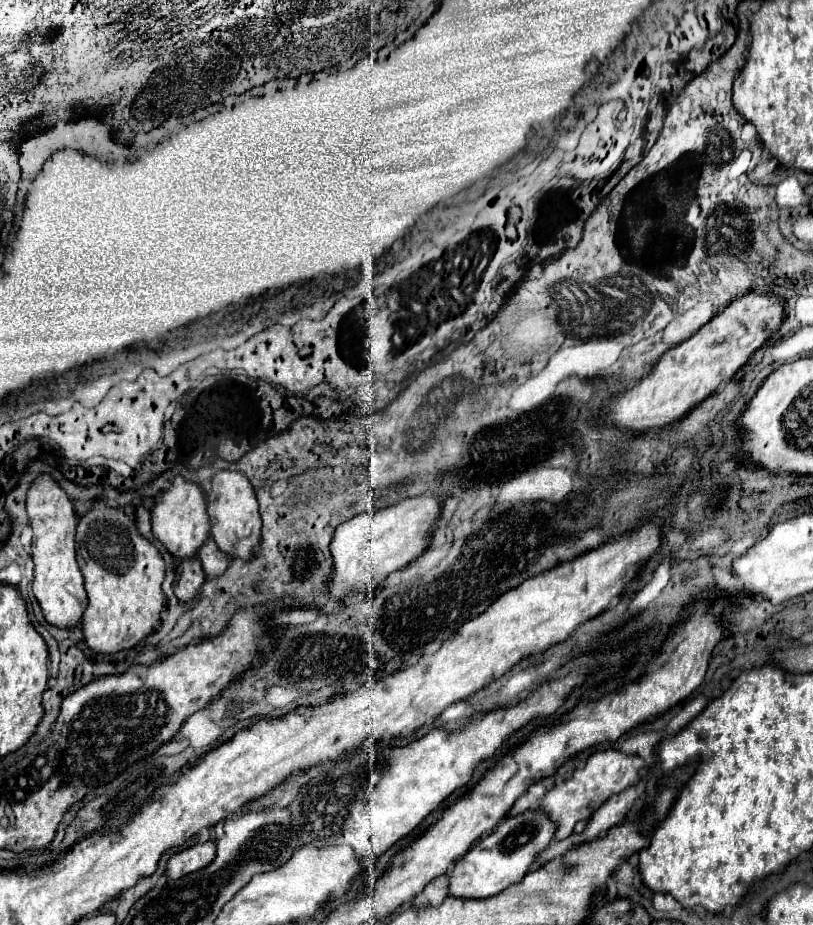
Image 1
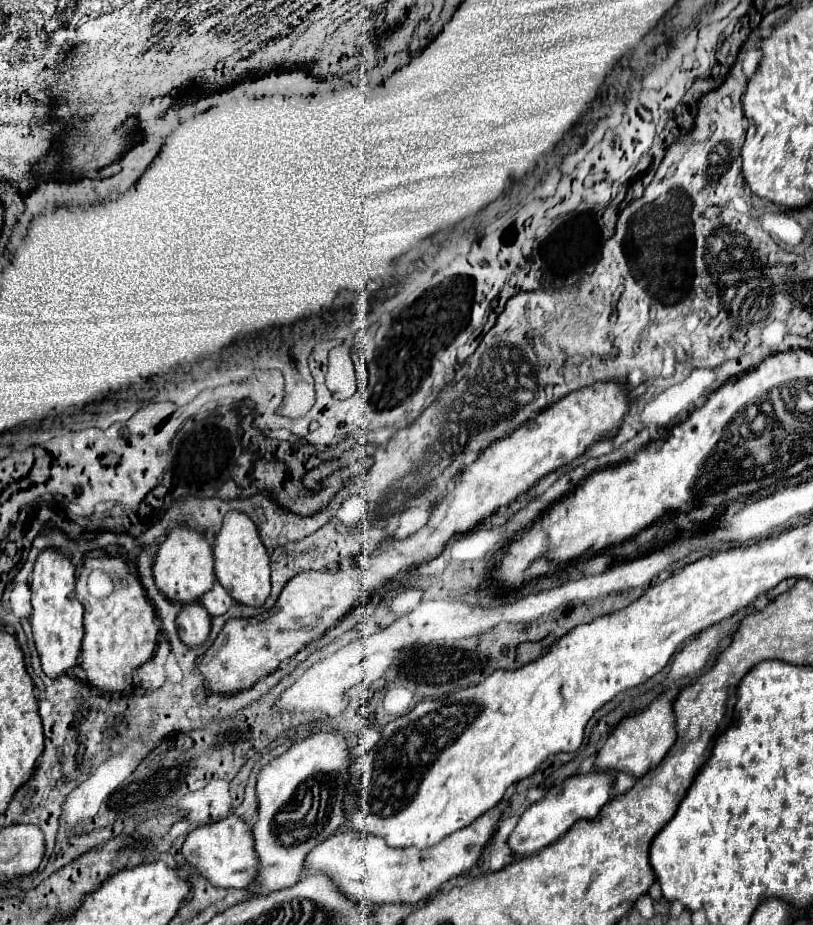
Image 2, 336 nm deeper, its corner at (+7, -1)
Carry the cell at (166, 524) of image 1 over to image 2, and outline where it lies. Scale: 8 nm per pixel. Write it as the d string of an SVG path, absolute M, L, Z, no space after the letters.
M189 526L173 528L167 534L165 542L159 544L159 550L155 554L155 564L153 564L153 576L155 576L157 588L169 600L177 600L181 604L199 600L199 596L203 596L215 582L213 550L207 544L205 536L201 532L195 532Z

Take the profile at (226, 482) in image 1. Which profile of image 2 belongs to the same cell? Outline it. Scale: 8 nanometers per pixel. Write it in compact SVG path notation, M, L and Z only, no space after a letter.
M227 512L227 516L223 518L223 526L215 536L213 552L217 582L231 594L231 598L247 606L261 606L271 590L269 554L259 538L257 526L253 526L253 520L245 516L245 512Z

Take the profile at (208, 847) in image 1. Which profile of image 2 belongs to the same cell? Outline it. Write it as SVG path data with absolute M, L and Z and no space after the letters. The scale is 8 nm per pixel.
M233 814L215 824L195 828L187 836L181 852L185 860L217 888L247 888L253 882L257 858L253 856L253 840L249 838L249 824L245 824L241 818Z

